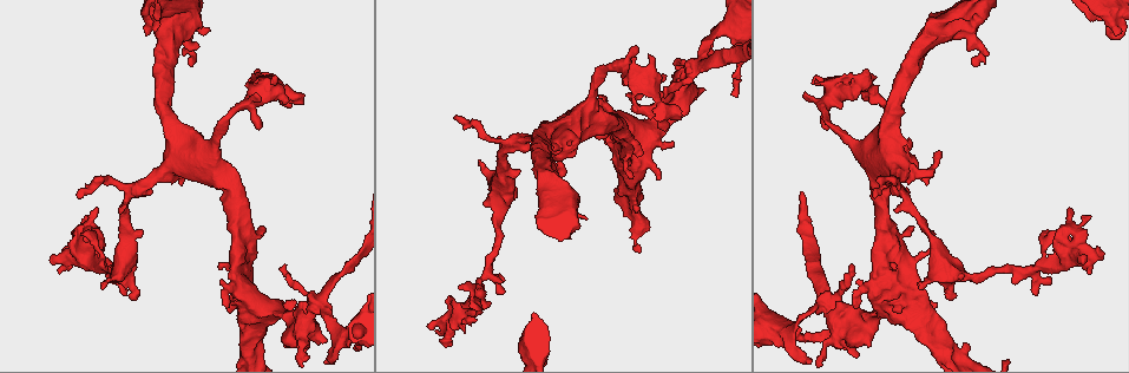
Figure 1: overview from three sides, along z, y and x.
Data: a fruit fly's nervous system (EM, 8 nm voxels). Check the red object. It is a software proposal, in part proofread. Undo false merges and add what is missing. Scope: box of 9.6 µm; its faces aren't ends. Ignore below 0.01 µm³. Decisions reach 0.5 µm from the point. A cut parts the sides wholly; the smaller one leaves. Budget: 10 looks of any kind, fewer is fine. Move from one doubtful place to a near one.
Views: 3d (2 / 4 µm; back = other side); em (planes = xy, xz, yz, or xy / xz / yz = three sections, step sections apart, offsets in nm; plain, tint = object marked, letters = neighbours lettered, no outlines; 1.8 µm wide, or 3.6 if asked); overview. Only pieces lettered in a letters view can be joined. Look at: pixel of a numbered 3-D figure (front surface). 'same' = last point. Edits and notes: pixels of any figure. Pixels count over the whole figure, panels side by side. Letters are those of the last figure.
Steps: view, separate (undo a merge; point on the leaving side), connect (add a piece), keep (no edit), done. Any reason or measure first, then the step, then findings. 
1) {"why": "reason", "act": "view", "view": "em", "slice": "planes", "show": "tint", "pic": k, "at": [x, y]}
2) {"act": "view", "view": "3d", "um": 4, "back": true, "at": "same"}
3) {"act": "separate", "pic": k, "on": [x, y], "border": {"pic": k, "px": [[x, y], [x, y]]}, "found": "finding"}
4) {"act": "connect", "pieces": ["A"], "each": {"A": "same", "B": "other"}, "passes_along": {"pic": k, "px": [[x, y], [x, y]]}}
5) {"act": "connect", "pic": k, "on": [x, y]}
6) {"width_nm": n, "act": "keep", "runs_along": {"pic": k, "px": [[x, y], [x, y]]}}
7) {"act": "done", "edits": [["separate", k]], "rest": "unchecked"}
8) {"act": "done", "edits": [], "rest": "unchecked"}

{"why": "thick turns thin", "act": "view", "view": "3d", "um": 4, "pic": 1, "at": [183, 154]}

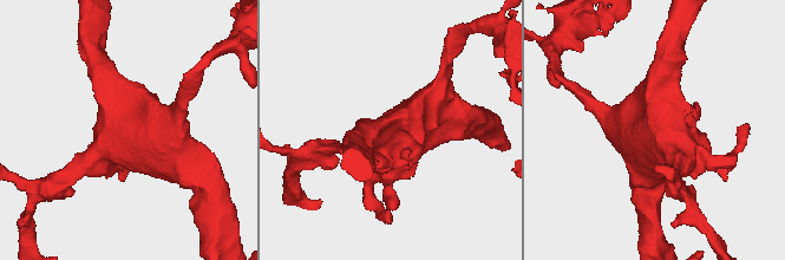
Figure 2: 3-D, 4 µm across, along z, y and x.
{"why": "need the tissue", "act": "view", "view": "em", "um": 3.6, "slice": "planes", "show": "plain", "pic": 2, "at": [128, 129]}

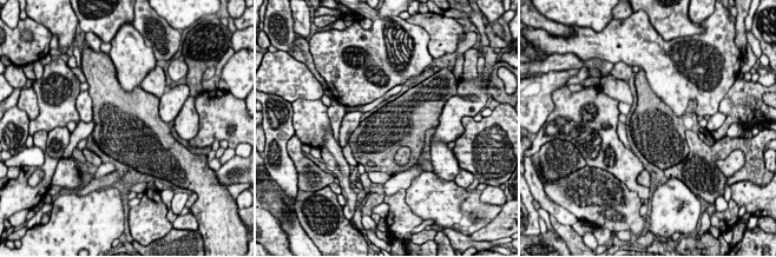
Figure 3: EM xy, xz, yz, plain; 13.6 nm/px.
{"why": "what lies round it", "act": "view", "view": "em", "um": 3.6, "slice": "planes", "show": "letters", "at": "same"}

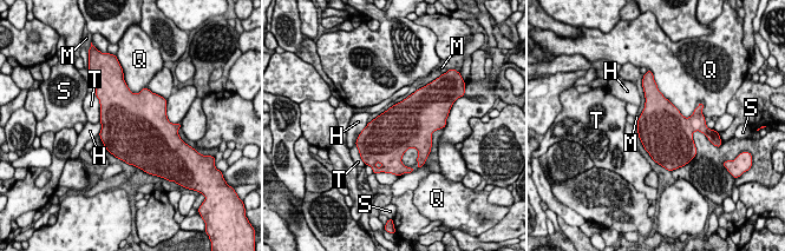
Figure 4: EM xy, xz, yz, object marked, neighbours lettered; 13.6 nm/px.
{"act": "keep", "each": {"H": "other", "M": "other", "Q": "other", "S": "other", "T": "other"}, "border": {"pic": 4, "px": [[416, 91], [367, 123]]}, "found": "all the same neuron"}

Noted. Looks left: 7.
{"why": "branch point", "act": "view", "view": "3d", "um": 2, "pic": 1, "at": [316, 304]}

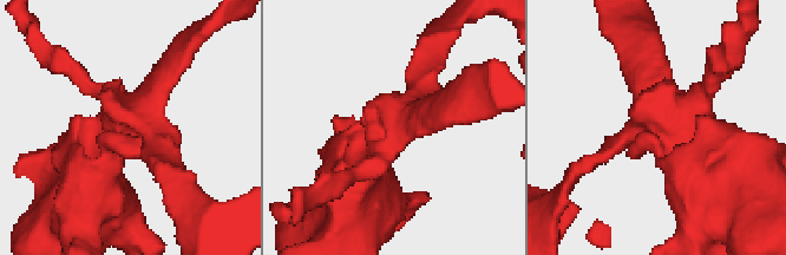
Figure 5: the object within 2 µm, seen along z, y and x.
{"act": "view", "view": "em", "slice": "planes", "show": "letters", "pic": 5, "at": [657, 118]}

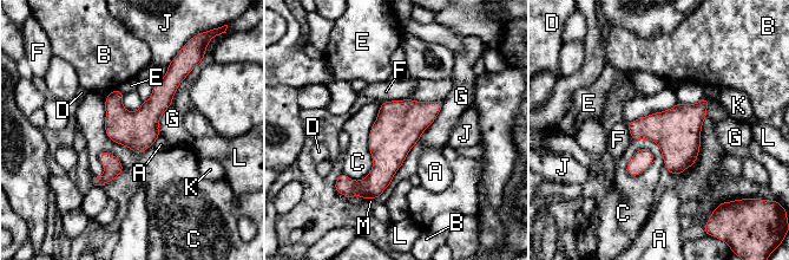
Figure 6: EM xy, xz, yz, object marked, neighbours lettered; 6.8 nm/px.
{"act": "keep", "each": {"A": "other", "B": "other", "C": "other", "D": "other", "E": "other", "F": "other", "G": "other", "J": "other", "K": "other", "L": "other", "M": "other"}, "border": {"pic": 6, "px": [[381, 103], [372, 169], [354, 181]]}, "found": "all the same neuron"}

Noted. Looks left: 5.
{"why": "sudden change in width", "act": "view", "view": "3d", "um": 4, "pic": 1, "at": [890, 297]}

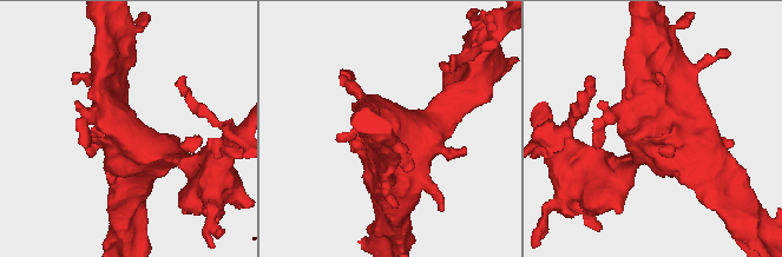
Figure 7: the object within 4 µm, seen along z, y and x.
{"act": "view", "view": "em", "um": 3.6, "slice": "planes", "show": "plain", "pic": 7, "at": [123, 130]}

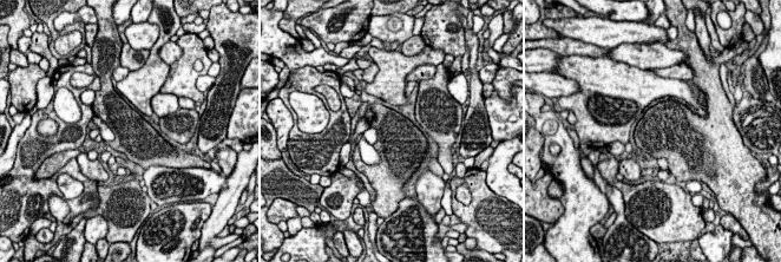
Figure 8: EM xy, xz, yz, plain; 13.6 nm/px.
{"act": "view", "view": "em", "um": 3.6, "slice": "planes", "show": "letters", "at": "same"}

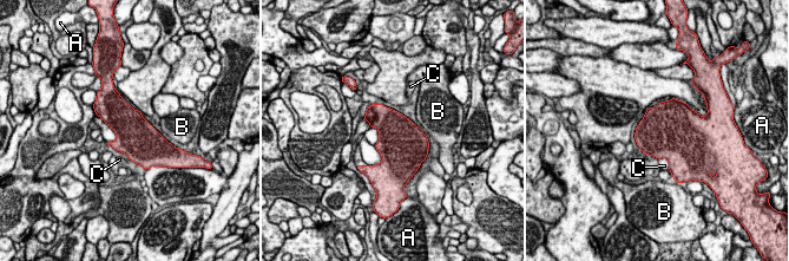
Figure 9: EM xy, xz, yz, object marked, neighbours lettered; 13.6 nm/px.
{"width_nm": 550, "act": "keep", "each": {"A": "other", "B": "other", "C": "other"}, "border": {"pic": 9, "px": [[671, 97], [683, 100], [689, 106]]}, "found": "all the same neuron"}

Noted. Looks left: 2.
{"why": "branch stops here", "act": "view", "view": "em", "slice": "planes", "show": "plain", "pic": 1, "at": [146, 14]}

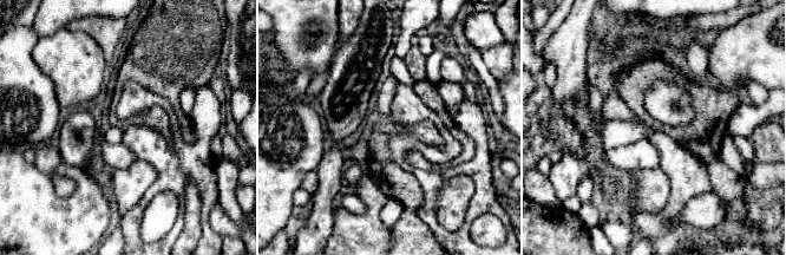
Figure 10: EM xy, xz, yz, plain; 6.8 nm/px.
{"why": "what lies round it", "act": "view", "view": "em", "slice": "planes", "show": "letters", "at": "same"}

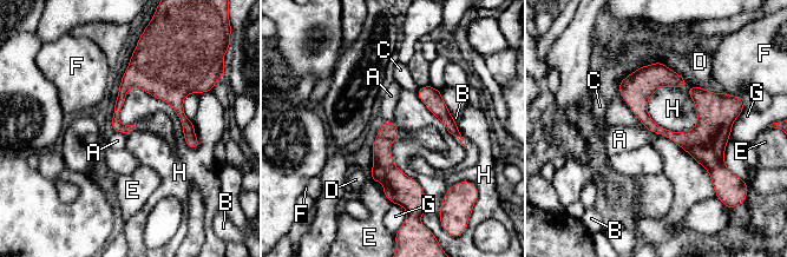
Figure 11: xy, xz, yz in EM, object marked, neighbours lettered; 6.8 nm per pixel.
{"act": "keep", "each": {"A": "other", "B": "other", "C": "other", "D": "other", "E": "other", "F": "other", "G": "other", "H": "other"}, "runs_along": {"pic": 11, "px": [[622, 84], [677, 80], [728, 124]]}, "found": "no lettered piece goes on from it"}

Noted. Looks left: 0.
{"act": "done", "edits": [], "rest": "unchecked"}

